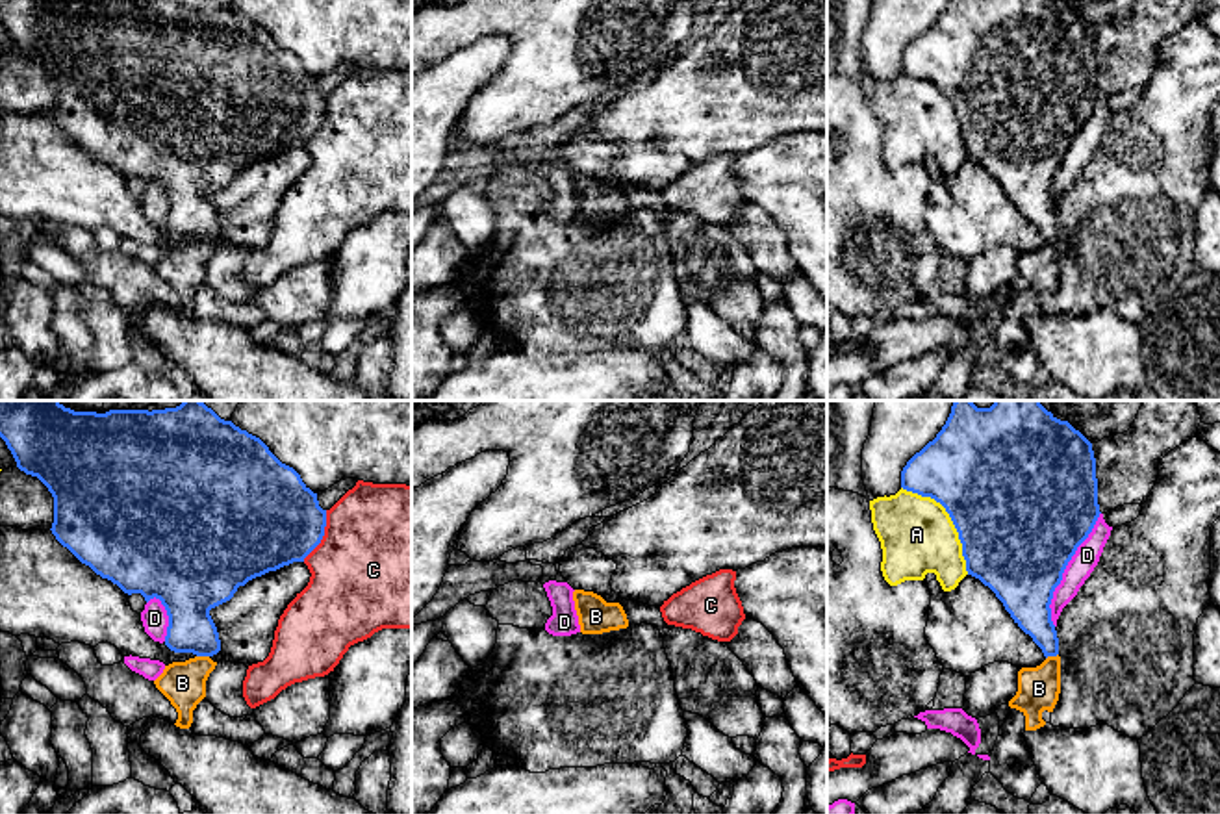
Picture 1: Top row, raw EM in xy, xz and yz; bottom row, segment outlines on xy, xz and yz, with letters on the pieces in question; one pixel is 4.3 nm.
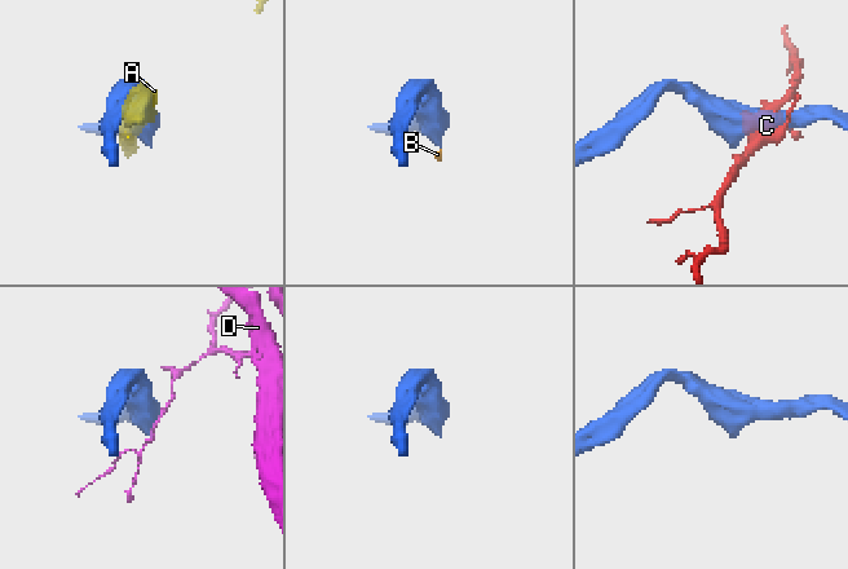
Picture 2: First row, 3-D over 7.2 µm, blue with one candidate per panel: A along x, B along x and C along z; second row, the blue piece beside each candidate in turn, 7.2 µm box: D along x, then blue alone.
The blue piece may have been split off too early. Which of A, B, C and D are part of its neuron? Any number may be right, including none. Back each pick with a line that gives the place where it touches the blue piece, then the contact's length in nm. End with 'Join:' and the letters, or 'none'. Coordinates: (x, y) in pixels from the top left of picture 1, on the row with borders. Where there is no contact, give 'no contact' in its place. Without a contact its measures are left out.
B: contact xy (203, 655); length 60 nm
Join: B

